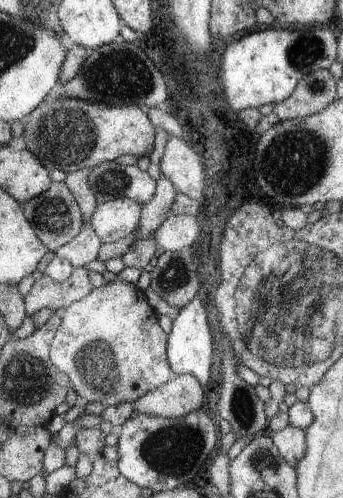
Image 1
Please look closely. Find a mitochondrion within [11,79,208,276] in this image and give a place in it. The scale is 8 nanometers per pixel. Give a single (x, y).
(51, 213)

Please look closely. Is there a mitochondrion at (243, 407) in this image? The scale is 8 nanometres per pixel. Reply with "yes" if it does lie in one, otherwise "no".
yes

